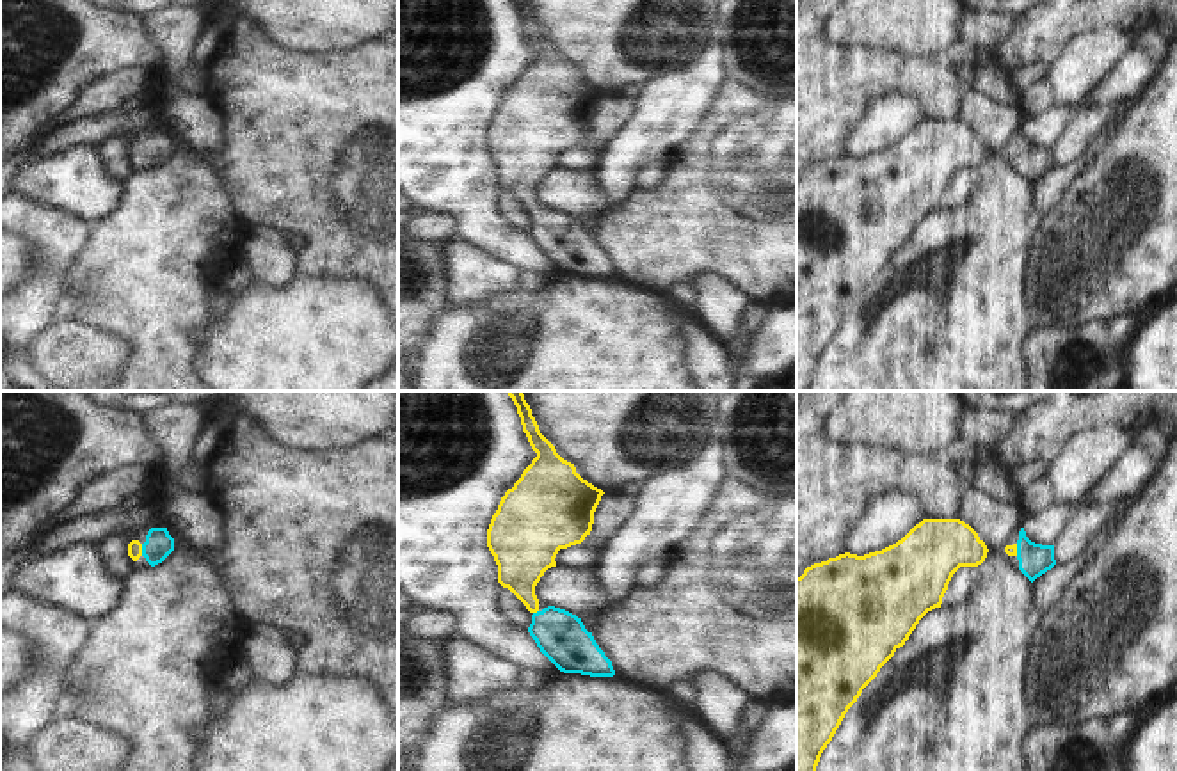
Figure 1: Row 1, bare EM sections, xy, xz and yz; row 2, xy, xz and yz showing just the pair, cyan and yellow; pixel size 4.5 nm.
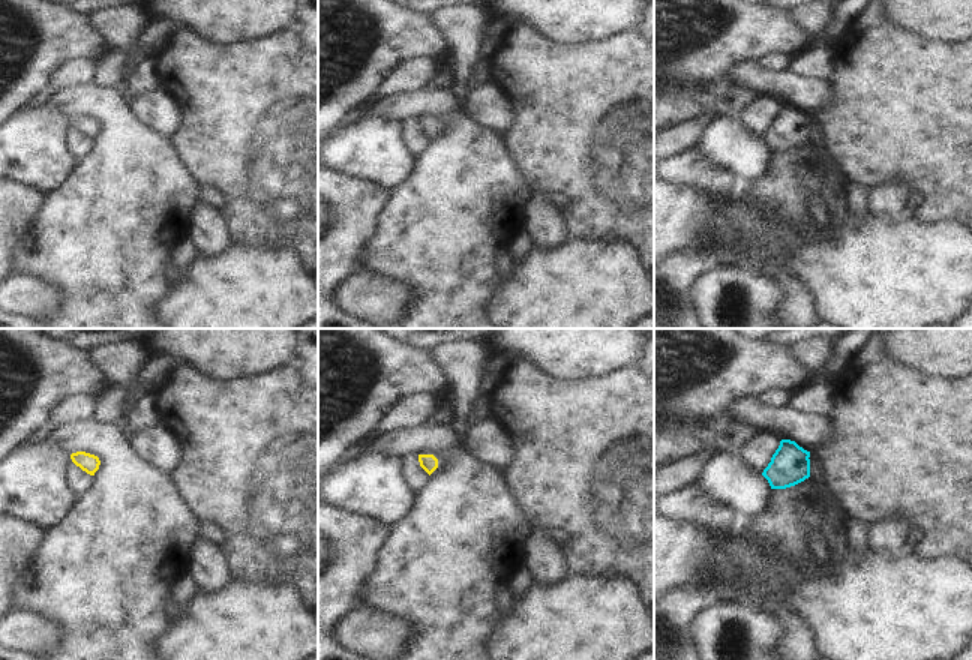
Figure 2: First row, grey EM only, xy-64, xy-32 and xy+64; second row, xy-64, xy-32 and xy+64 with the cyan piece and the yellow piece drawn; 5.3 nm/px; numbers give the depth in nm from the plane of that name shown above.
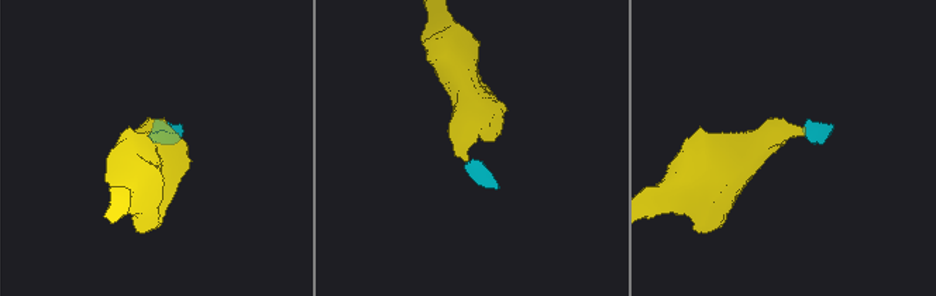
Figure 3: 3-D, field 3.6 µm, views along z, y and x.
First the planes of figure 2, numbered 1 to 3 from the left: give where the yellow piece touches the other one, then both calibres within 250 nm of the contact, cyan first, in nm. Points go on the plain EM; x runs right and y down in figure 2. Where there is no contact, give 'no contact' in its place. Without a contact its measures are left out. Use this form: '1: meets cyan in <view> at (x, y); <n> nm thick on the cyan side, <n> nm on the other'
1: no contact
2: no contact
3: no contact

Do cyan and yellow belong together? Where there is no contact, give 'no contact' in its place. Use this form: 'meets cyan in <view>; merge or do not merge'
meets cyan in xy; merge

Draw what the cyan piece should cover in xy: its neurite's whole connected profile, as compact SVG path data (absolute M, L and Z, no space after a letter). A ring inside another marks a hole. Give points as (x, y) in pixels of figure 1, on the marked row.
M151 528L146 535L146 542L132 540L128 544L128 556L137 561L140 556L155 567L162 563L174 551L174 538L167 528Z

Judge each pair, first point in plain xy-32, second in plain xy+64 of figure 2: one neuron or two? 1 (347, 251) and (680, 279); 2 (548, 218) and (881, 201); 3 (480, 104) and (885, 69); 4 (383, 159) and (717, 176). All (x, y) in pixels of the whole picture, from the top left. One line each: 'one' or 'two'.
1: one
2: one
3: two
4: two

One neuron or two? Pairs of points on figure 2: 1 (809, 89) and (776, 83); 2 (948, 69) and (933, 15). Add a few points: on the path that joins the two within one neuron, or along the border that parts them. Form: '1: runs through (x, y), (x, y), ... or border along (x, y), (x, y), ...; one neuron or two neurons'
1: runs through (801, 89), (783, 86); one neuron
2: border along (905, 30), (956, 44); two neurons

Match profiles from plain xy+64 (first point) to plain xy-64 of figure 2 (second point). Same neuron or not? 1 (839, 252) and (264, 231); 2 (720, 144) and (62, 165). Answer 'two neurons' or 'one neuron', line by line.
1: two neurons
2: one neuron

